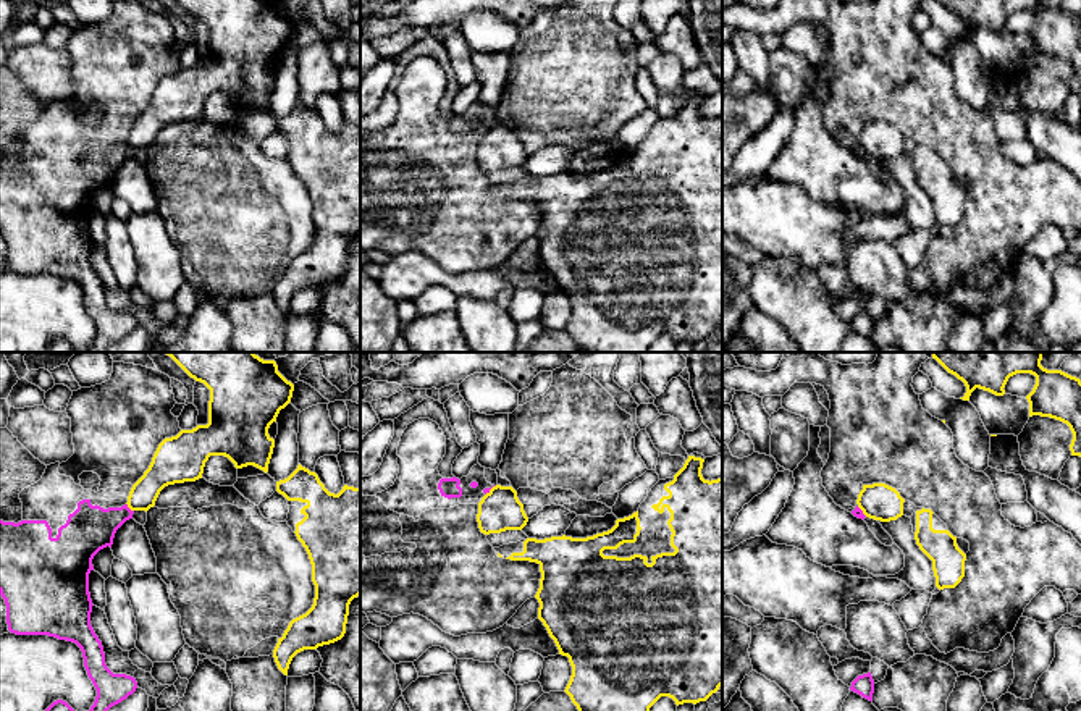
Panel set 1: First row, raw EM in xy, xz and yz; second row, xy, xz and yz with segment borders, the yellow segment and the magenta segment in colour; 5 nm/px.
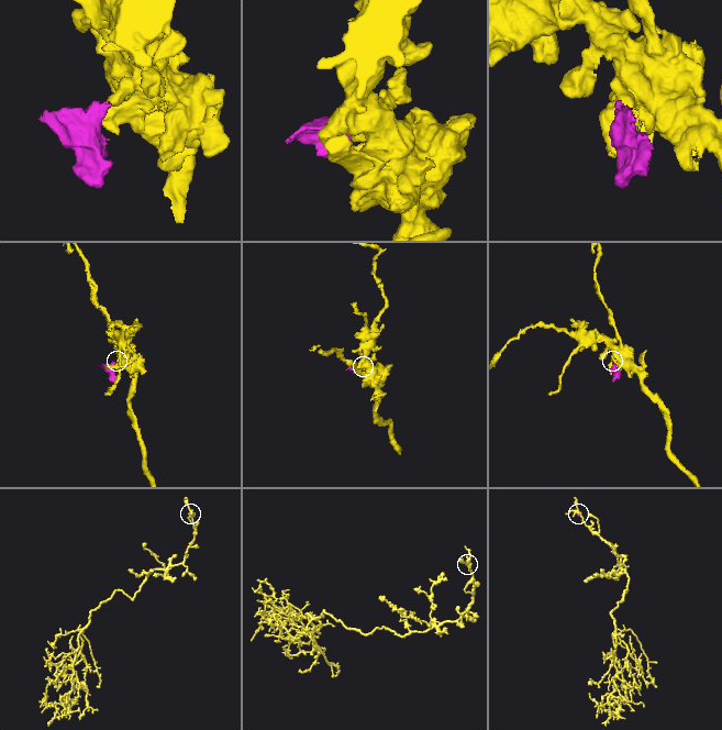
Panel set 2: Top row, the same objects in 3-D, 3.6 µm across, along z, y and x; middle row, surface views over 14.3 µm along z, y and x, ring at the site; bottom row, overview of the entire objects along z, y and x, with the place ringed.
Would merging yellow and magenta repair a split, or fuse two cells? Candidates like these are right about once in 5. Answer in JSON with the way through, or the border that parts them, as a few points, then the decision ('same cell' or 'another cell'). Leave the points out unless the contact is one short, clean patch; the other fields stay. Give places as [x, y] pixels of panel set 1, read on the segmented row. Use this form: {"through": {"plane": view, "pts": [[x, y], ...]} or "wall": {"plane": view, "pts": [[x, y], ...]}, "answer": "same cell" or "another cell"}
{"wall": {"plane": "xy", "pts": [[126, 503], [133, 511]]}, "answer": "another cell"}

